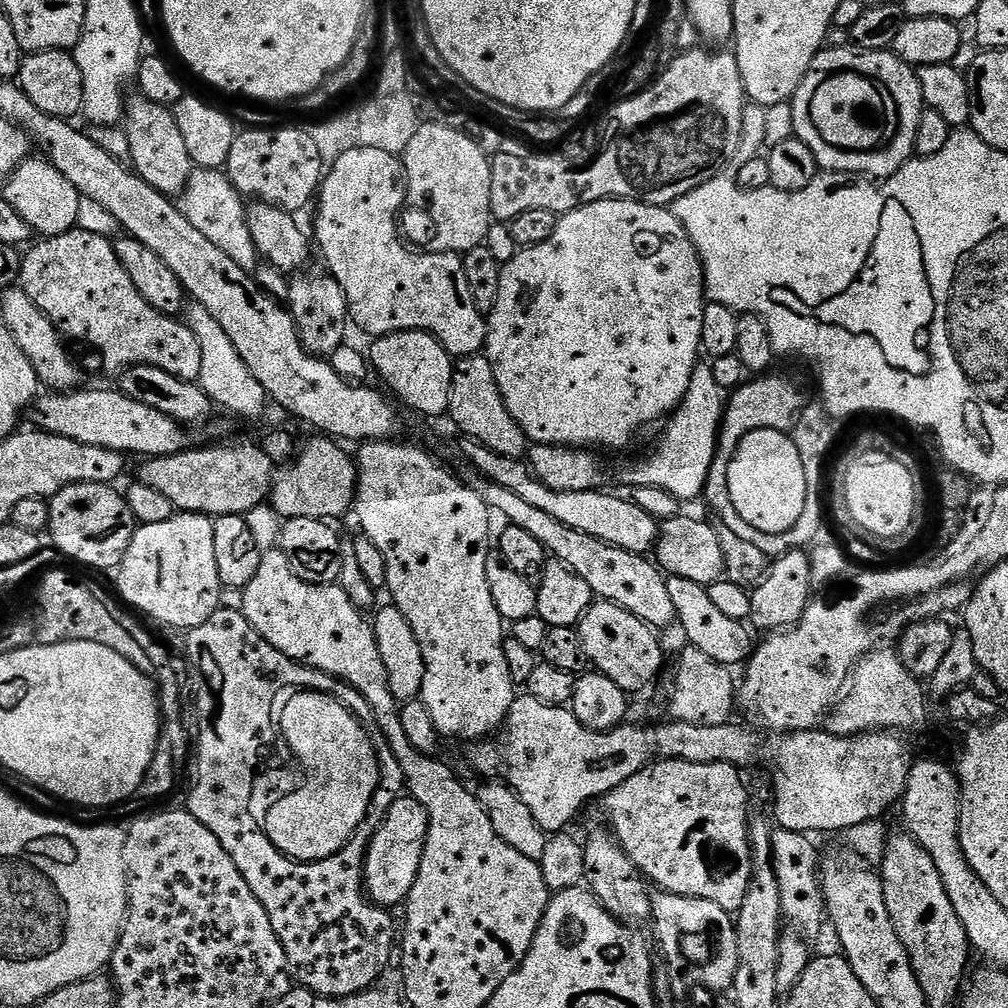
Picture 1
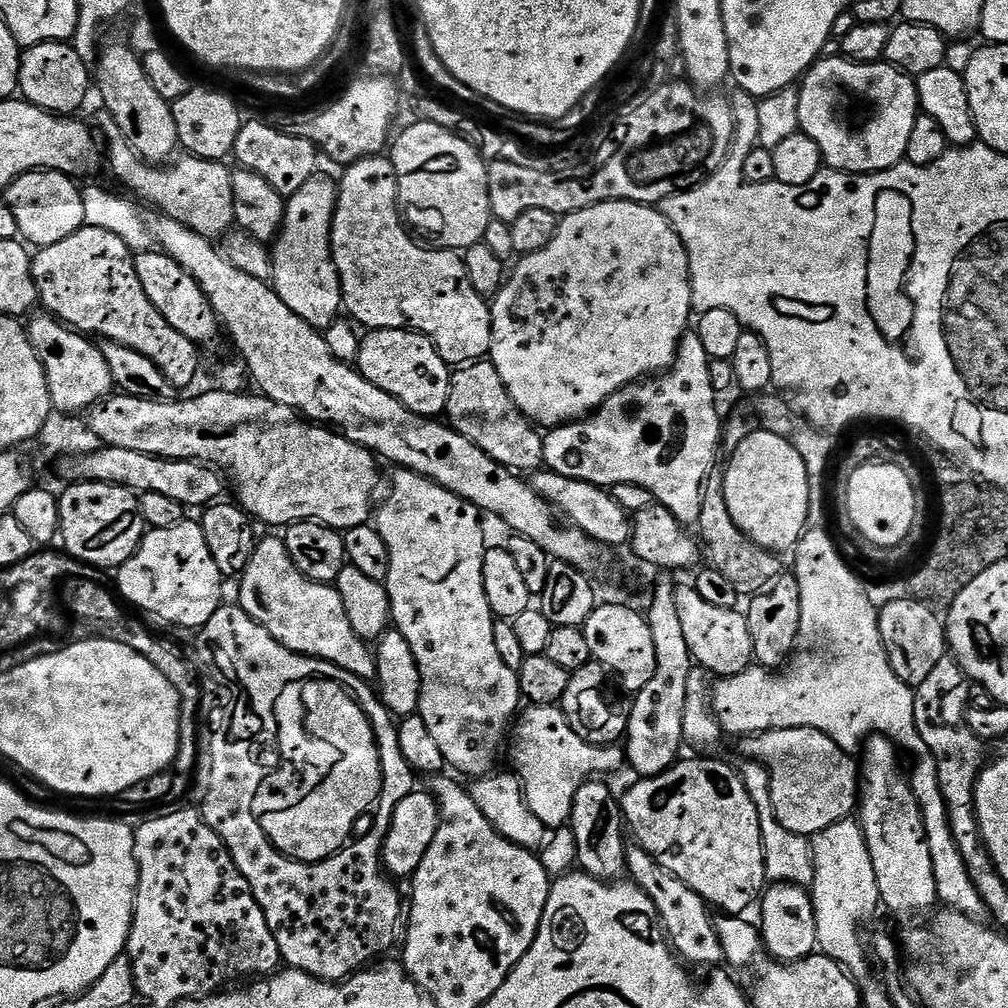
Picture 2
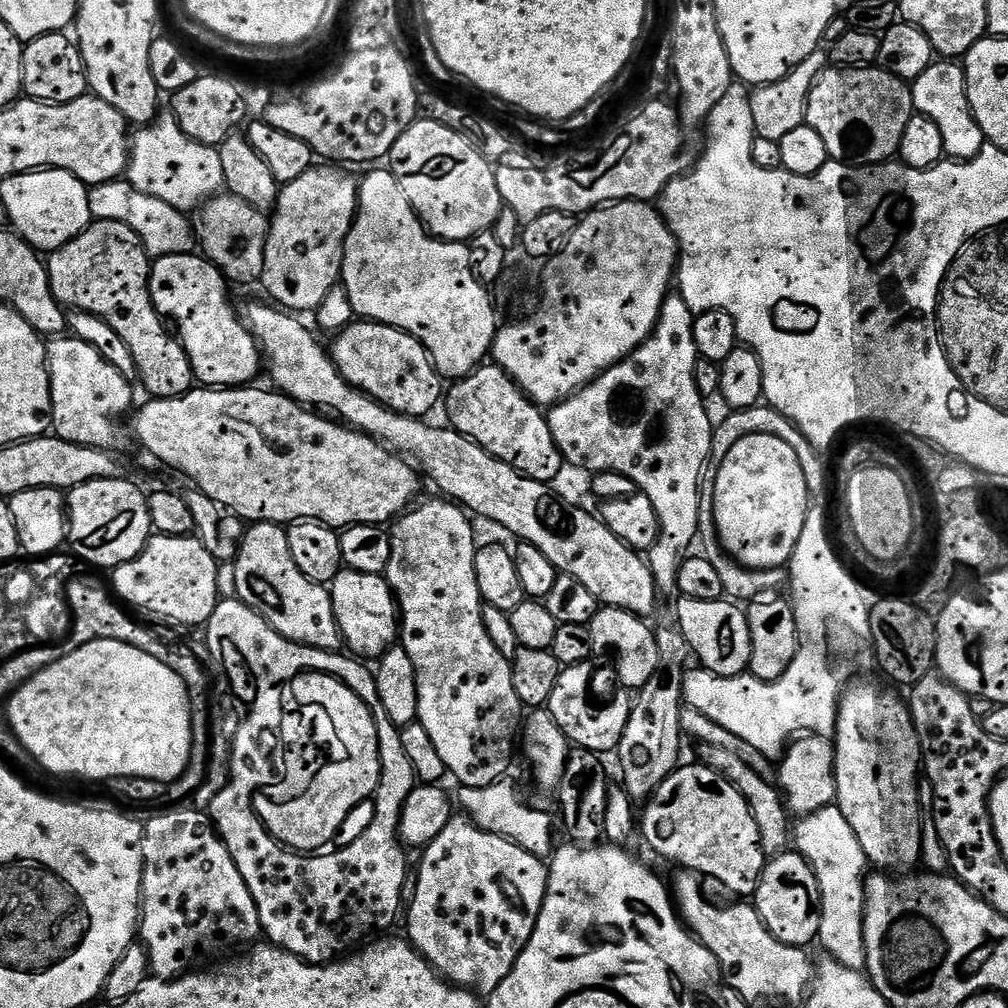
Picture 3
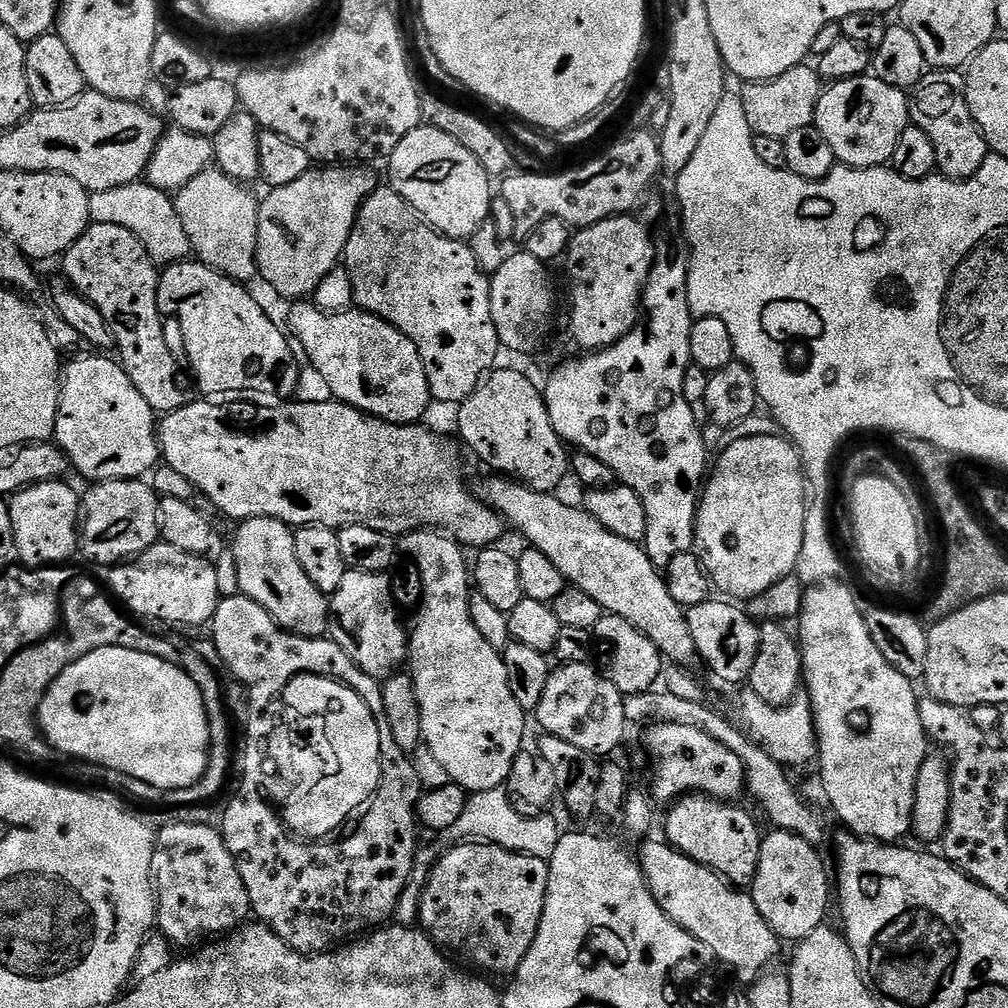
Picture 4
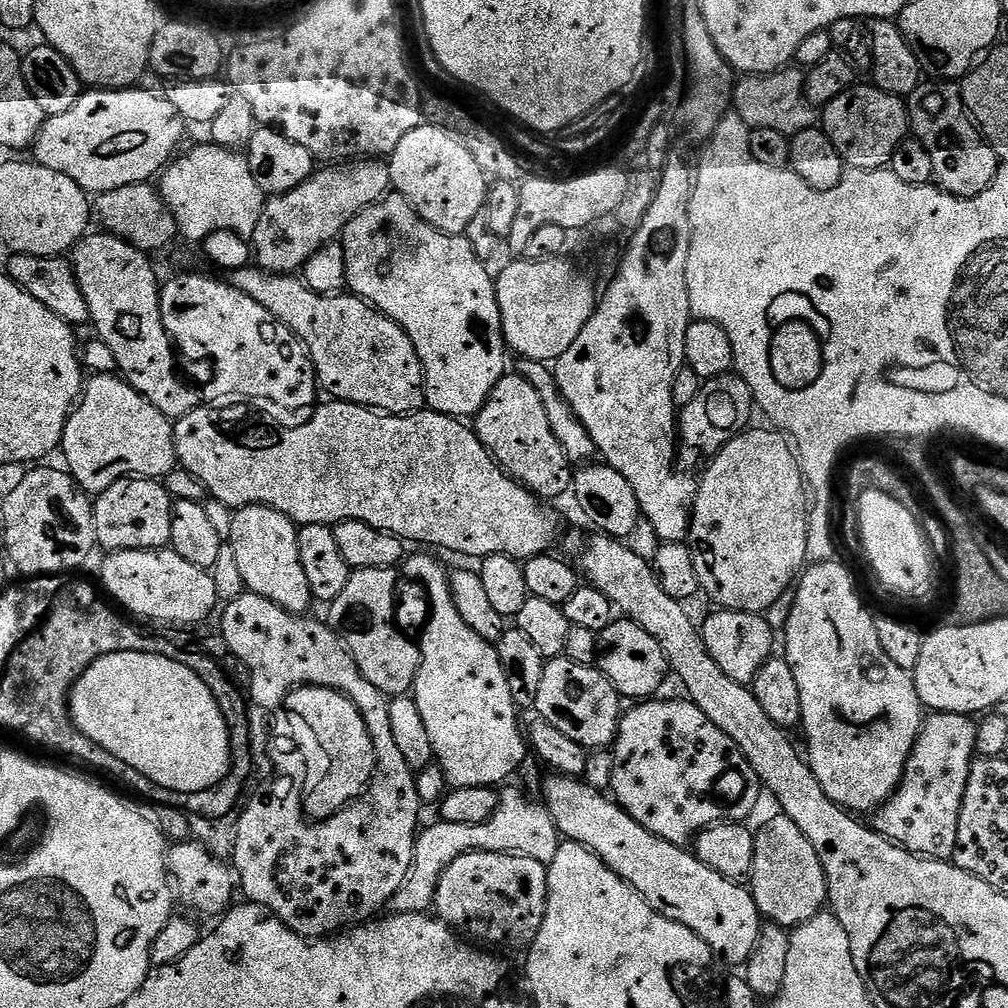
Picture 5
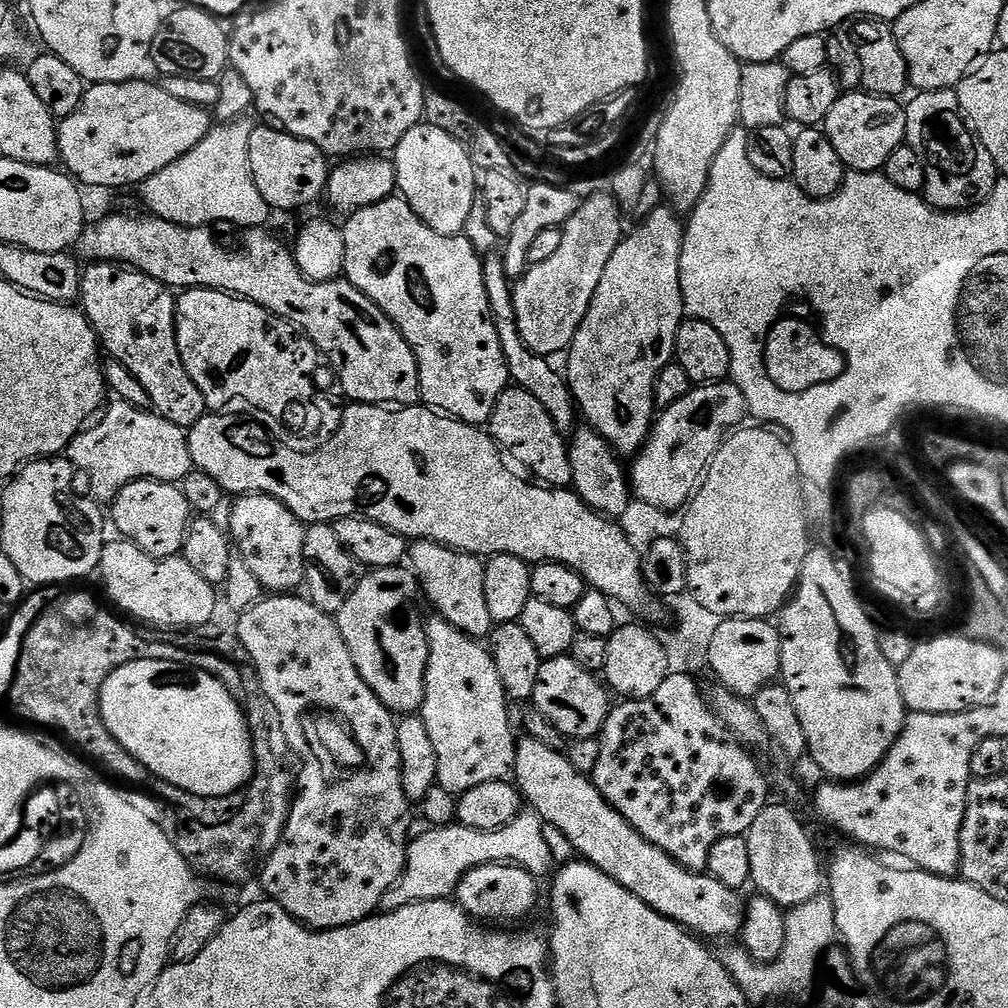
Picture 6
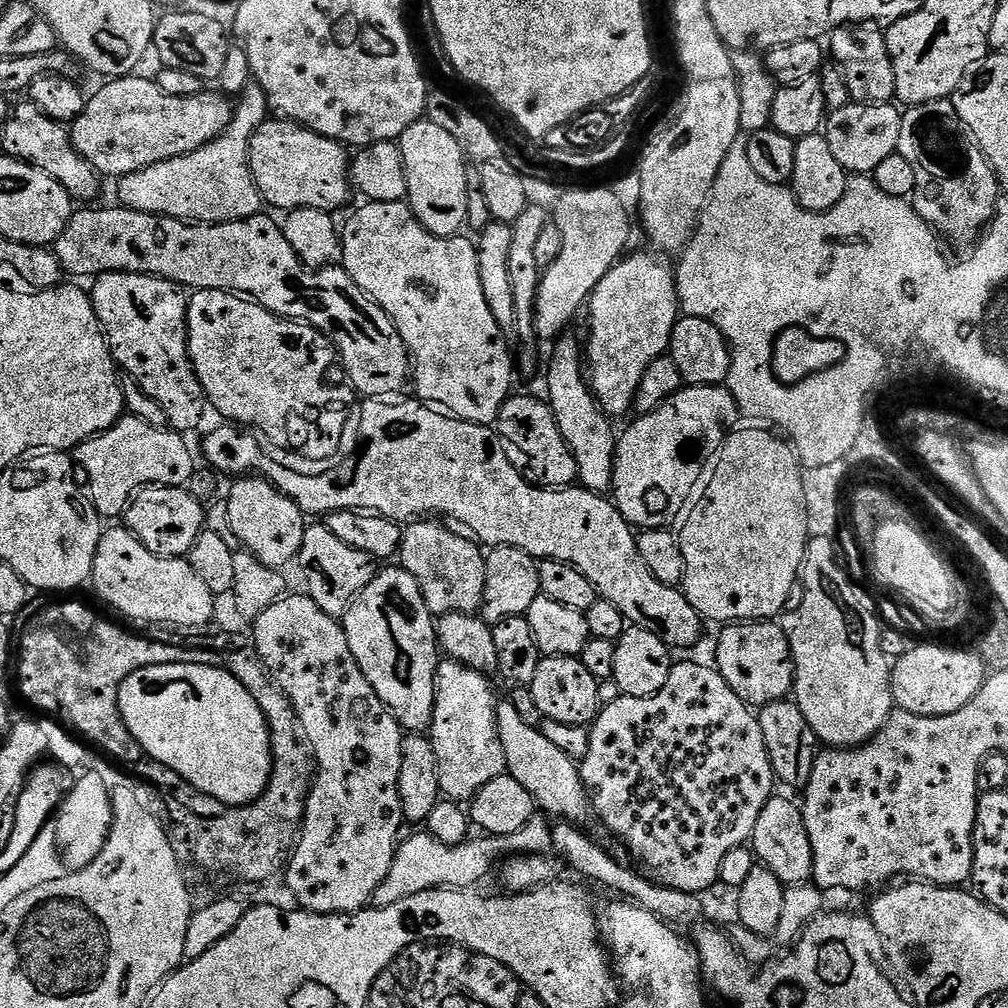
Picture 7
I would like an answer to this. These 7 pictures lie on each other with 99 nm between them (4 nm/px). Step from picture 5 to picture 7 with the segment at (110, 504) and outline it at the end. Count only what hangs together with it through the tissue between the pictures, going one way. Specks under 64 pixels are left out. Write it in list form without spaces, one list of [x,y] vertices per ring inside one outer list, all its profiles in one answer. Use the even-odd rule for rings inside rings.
[[[153,484],[133,496],[122,520],[128,531],[136,535],[138,542],[146,546],[146,550],[159,556],[184,558],[201,532],[205,531],[204,508],[205,505],[196,500],[187,487],[166,488],[163,484]]]

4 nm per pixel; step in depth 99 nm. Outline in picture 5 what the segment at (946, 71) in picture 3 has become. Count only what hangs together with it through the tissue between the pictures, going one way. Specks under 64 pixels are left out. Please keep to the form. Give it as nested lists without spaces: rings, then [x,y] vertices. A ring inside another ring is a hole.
[[[932,78],[929,81],[929,84],[928,81],[921,82],[911,96],[907,97],[906,107],[911,131],[914,133],[915,139],[920,140],[922,146],[926,146],[926,151],[930,154],[930,162],[934,164],[935,183],[952,196],[974,198],[978,194],[982,194],[982,190],[986,190],[990,186],[990,182],[994,182],[996,172],[1002,165],[996,159],[996,151],[990,147],[972,117],[968,115],[968,109],[964,106],[961,85],[939,78]]]

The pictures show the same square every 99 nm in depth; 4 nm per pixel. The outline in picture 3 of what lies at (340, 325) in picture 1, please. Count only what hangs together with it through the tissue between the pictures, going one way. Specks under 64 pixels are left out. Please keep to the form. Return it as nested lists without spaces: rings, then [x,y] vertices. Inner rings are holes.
[[[313,166],[306,170],[306,174],[302,174],[298,178],[294,178],[294,182],[283,185],[279,189],[276,206],[270,216],[270,223],[266,228],[264,237],[264,275],[262,277],[262,285],[273,296],[271,299],[275,301],[281,309],[287,310],[293,314],[304,314],[300,312],[315,313],[316,307],[324,301],[326,294],[330,294],[332,288],[337,287],[338,281],[342,276],[342,265],[344,263],[344,237],[348,234],[348,229],[352,223],[352,217],[358,203],[358,180],[357,177],[347,176],[345,169],[340,166]]]

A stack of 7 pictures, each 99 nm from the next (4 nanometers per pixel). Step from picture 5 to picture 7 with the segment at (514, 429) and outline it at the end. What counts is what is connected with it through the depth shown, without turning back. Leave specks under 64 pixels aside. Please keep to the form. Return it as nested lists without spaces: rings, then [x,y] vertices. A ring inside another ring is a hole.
[[[509,395],[506,403],[500,408],[499,435],[511,447],[513,444],[526,459],[532,460],[532,468],[536,471],[534,480],[537,485],[557,490],[575,485],[578,480],[576,459],[558,430],[558,422],[554,418],[552,408],[543,399],[535,400],[532,396],[516,395]]]

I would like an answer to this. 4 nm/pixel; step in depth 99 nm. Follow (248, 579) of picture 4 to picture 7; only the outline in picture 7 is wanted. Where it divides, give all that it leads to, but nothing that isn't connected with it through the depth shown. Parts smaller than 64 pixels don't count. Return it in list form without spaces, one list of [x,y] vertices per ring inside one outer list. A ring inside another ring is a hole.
[[[249,474],[231,481],[232,489],[228,492],[228,528],[227,531],[234,537],[235,543],[243,546],[252,555],[258,558],[258,562],[262,562],[271,568],[283,569],[284,564],[288,564],[297,559],[300,555],[300,547],[302,546],[302,538],[304,537],[304,529],[306,527],[305,513],[301,512],[300,507],[286,494],[282,494],[271,484],[269,480],[265,480],[259,474]]]

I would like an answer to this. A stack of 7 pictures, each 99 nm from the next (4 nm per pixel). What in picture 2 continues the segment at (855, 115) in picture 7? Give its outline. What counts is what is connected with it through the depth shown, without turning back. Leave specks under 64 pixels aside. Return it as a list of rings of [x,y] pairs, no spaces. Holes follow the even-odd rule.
[[[835,54],[827,60],[821,58],[804,73],[799,85],[800,101],[798,102],[798,118],[800,131],[805,132],[814,142],[818,142],[818,150],[824,156],[824,164],[829,169],[853,174],[871,174],[885,172],[901,163],[906,154],[906,146],[910,143],[910,133],[914,131],[914,122],[921,115],[920,99],[916,93],[916,81],[901,68],[887,62],[874,64],[874,88],[878,88],[886,78],[888,96],[882,98],[882,114],[876,124],[872,124],[866,132],[850,132],[850,116],[854,108],[854,92],[860,94],[864,86],[864,64],[857,64],[843,55]],[[890,74],[890,76],[888,76]],[[804,84],[804,85],[803,85]],[[856,86],[856,88],[854,88]],[[906,94],[906,98],[904,98]],[[900,126],[900,148],[894,132]]]

